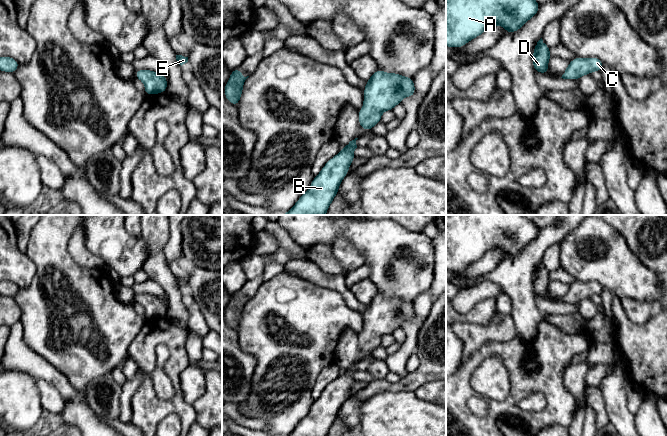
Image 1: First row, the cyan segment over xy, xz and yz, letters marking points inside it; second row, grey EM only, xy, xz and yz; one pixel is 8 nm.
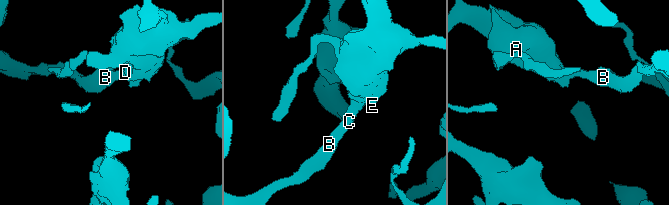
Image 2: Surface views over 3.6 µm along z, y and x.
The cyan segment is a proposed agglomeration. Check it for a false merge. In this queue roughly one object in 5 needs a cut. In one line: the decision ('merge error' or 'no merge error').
no merge error

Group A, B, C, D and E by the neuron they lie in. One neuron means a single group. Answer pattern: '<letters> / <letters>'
A B C D E

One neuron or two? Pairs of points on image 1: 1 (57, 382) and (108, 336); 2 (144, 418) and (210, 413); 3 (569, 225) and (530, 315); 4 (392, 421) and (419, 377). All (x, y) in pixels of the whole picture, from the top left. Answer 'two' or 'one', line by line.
1: two
2: two
3: one
4: two

